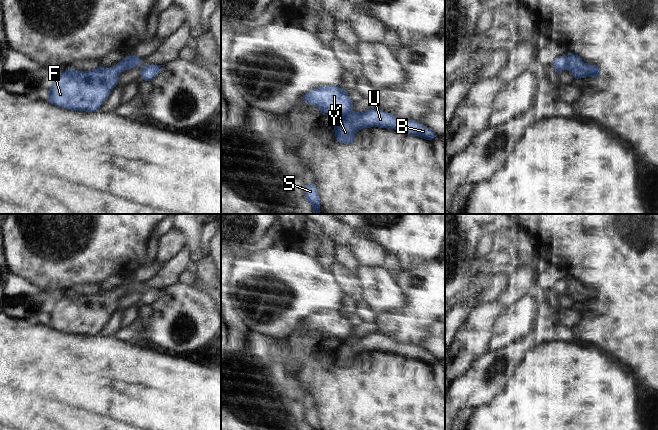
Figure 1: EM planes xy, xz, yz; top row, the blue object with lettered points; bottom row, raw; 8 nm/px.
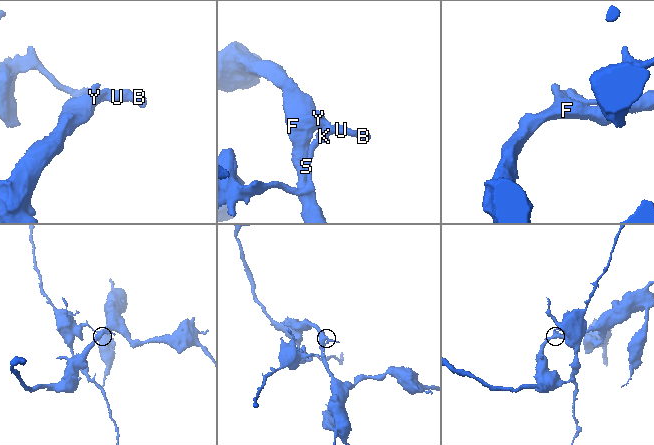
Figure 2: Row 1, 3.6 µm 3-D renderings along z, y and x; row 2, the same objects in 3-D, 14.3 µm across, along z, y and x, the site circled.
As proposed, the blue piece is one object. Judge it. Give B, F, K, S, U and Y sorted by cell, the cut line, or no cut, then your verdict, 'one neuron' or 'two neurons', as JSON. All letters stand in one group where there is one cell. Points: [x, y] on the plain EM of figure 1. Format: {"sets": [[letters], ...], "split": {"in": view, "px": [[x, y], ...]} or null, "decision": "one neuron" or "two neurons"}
{"sets": [["B", "K", "S", "U"], ["F", "Y"]], "split": {"in": "xy", "px": [[129, 280], [130, 286], [125, 293]]}, "decision": "two neurons"}

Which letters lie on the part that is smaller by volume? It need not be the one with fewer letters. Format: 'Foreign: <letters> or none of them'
Foreign: B, K, S, U.

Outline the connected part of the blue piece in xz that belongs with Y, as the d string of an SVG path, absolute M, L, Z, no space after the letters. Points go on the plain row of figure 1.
M322 310L303 319L304 326L319 332L321 338L329 336L348 338L353 332L353 326L348 321L348 316L338 310Z

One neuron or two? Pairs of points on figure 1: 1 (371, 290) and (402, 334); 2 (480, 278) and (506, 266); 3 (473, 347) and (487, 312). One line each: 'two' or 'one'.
1: two
2: two
3: one

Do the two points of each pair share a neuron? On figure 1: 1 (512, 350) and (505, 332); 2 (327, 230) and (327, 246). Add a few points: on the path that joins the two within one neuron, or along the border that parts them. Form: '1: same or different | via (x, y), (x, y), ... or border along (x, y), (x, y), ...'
1: different | border along (525, 336), (497, 350), (489, 351)
2: different | border along (322, 233), (328, 237)

